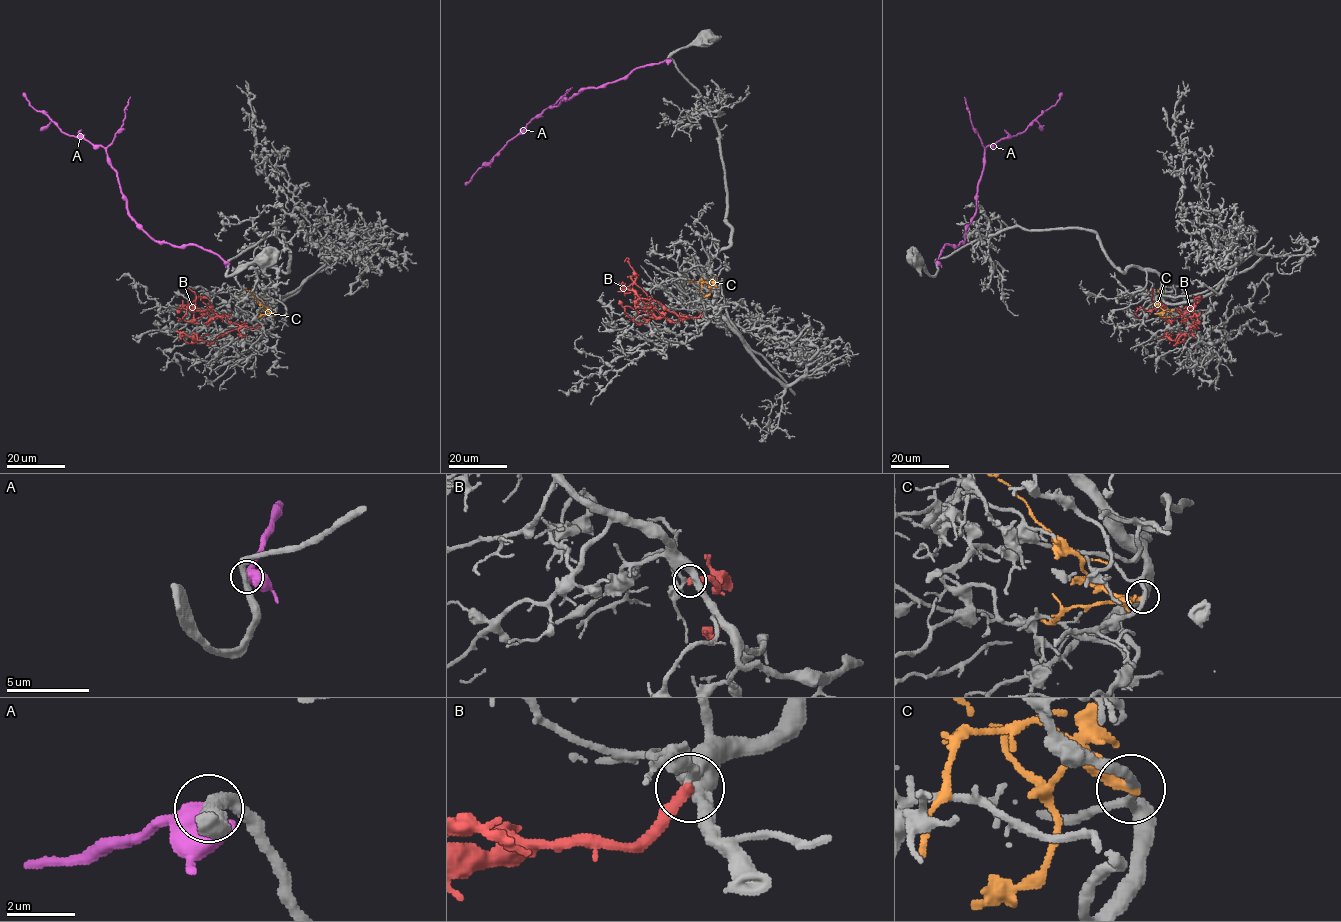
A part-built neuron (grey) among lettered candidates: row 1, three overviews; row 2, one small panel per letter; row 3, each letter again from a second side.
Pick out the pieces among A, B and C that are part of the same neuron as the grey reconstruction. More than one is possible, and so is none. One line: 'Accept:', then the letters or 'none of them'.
Accept: B

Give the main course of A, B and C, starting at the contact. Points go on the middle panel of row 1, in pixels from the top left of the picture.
A: (669, 59), (583, 88), (548, 107), (466, 185)
B: (702, 312), (697, 317), (668, 320), (653, 308), (647, 295), (635, 284), (628, 258), (624, 261)
C: (717, 287), (709, 286), (705, 281), (686, 281)

